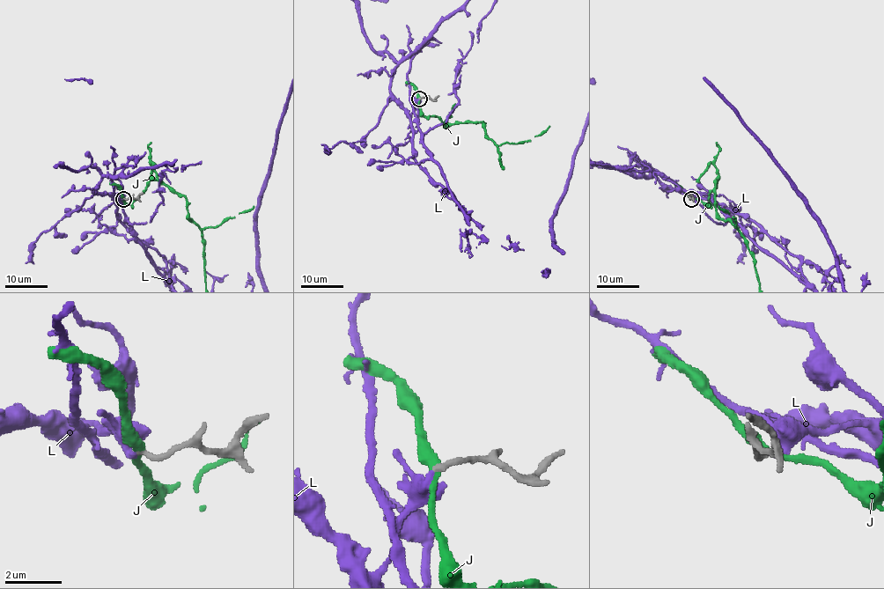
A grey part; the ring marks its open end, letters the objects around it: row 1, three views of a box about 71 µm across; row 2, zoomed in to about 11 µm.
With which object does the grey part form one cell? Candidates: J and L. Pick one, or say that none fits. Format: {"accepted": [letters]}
{"accepted": ["L"]}

